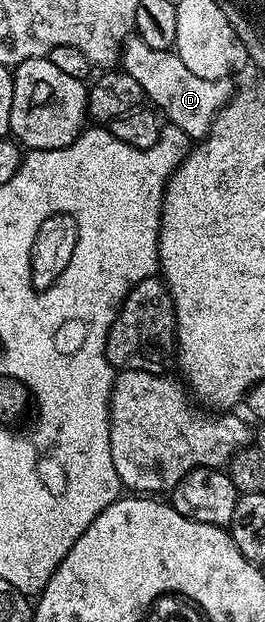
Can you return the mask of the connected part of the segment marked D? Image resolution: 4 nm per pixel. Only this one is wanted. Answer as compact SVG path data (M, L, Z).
M139 37L127 40L122 52L122 70L130 73L130 77L134 77L138 85L142 85L145 100L171 126L182 129L189 141L202 141L207 137L220 110L232 100L234 94L232 79L206 81L206 77L190 73L190 69L186 69L186 65L182 65L182 61L176 56L175 50L150 49L150 45L146 45L146 41Z

